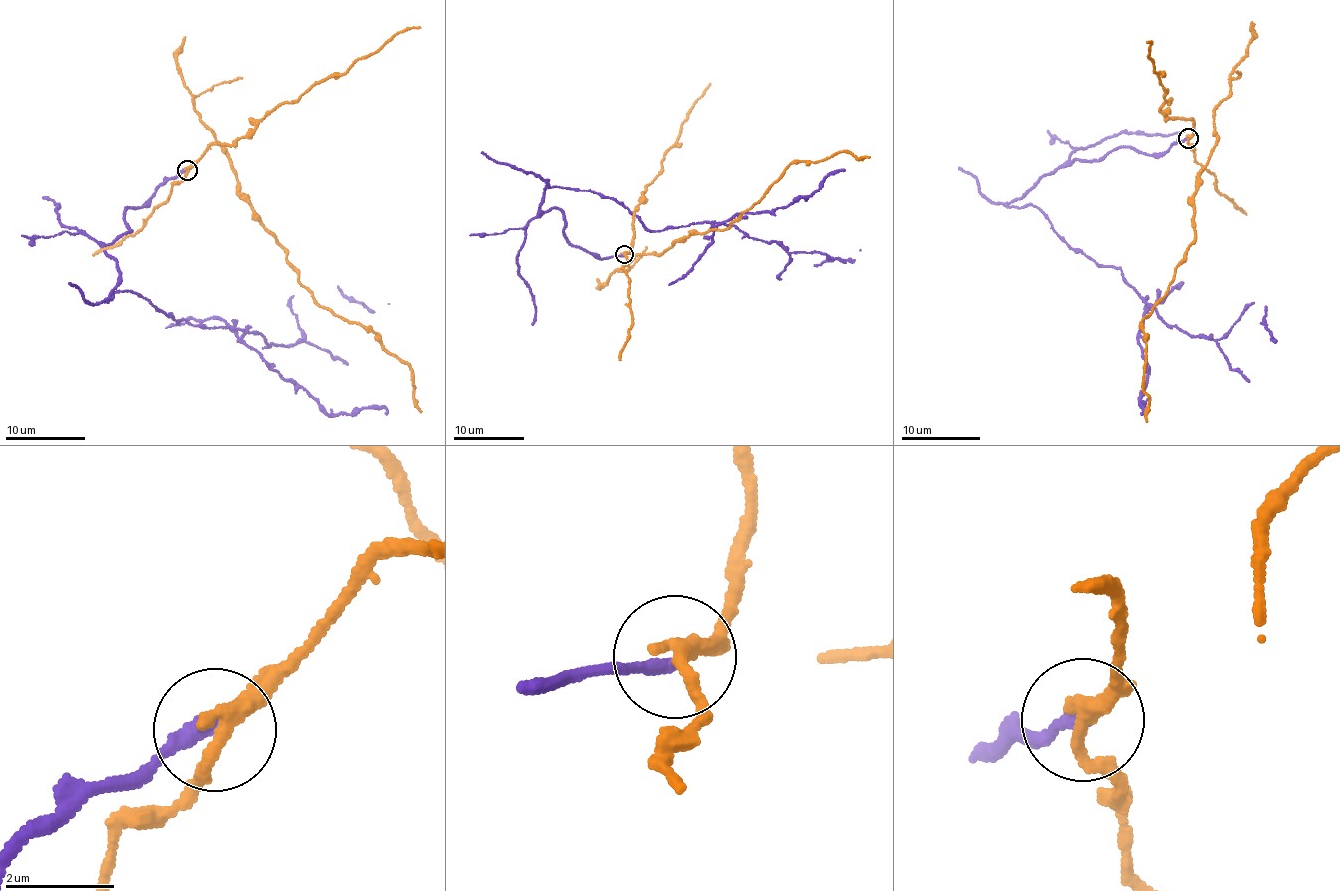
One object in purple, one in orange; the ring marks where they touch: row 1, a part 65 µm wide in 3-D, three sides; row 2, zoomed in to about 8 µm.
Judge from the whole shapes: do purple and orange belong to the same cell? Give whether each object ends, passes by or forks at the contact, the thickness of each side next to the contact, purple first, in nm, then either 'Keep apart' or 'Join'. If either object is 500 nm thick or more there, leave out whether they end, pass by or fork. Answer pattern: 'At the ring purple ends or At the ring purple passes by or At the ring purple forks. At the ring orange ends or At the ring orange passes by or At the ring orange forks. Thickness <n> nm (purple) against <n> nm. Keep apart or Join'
At the ring purple ends. At the ring orange passes by. Thickness 260 nm (purple) against 280 nm. Keep apart

